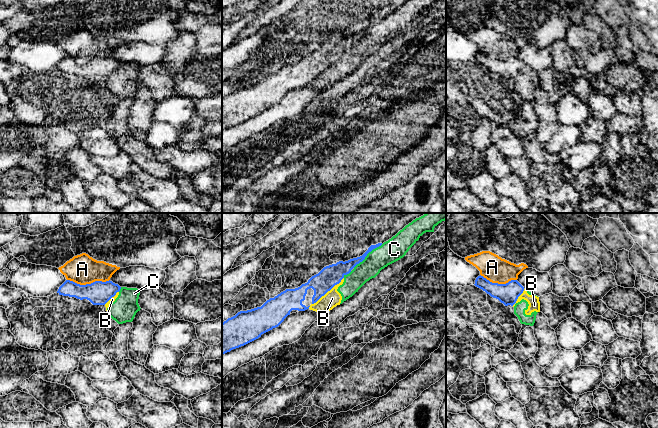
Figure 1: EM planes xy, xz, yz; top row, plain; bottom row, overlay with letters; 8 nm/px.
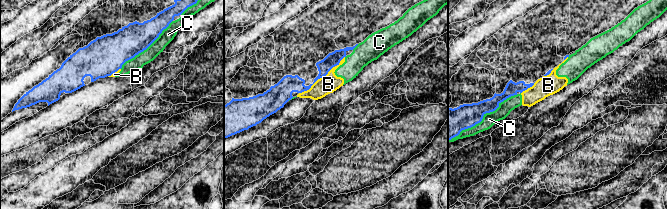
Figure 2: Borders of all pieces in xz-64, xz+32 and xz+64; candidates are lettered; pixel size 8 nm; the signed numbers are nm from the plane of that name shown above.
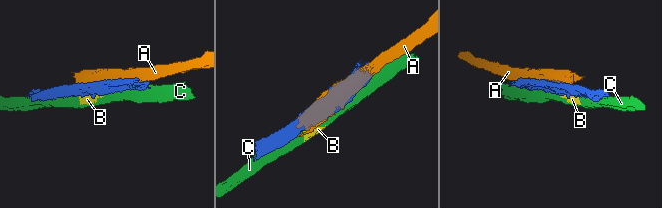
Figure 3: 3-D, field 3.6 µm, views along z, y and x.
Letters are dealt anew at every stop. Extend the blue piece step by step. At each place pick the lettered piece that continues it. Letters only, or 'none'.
none

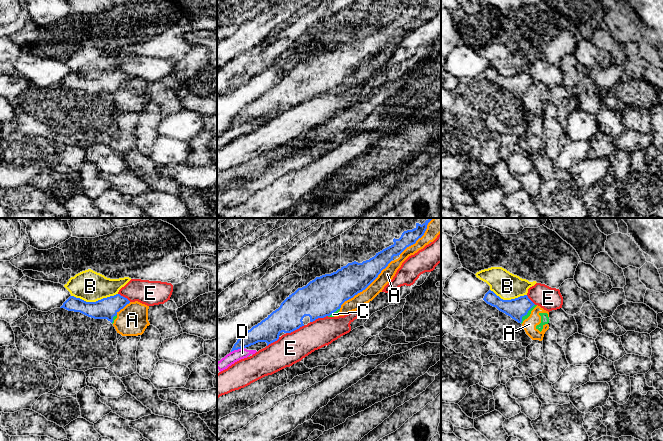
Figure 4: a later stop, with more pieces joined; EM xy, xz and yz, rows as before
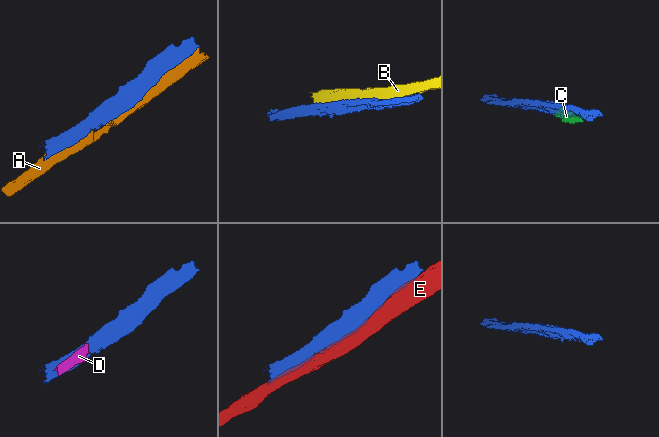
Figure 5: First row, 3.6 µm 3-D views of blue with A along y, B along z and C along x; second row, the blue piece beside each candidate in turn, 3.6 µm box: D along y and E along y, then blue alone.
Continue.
none

